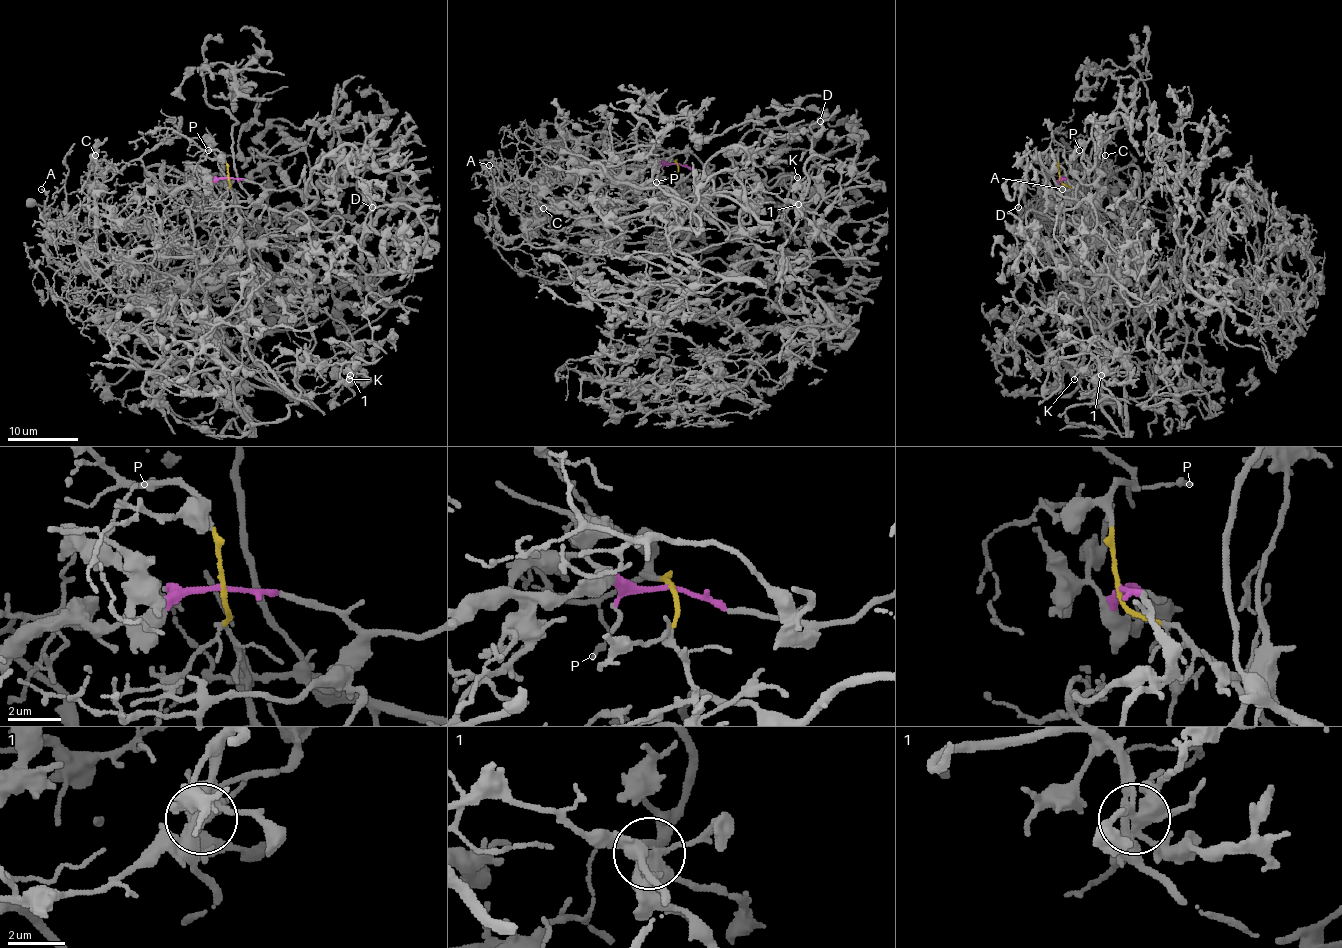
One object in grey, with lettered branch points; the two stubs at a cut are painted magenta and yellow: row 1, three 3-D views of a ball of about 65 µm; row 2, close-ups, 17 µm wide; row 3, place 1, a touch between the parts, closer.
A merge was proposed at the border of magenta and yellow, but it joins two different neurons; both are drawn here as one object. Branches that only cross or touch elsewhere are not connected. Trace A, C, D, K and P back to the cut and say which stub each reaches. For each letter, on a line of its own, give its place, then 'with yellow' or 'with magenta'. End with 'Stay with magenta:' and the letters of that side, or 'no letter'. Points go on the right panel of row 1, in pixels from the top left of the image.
A: place (1062, 189); with yellow
C: place (1105, 155); with yellow
D: place (1018, 207); with magenta
K: place (1074, 379); with magenta
P: place (1079, 150); with yellow
Stay with magenta: D, K

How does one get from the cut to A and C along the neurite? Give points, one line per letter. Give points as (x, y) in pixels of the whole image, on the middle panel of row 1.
A: (676, 163), (683, 196), (659, 191), (611, 219), (590, 173), (562, 159), (510, 194), (488, 164)
C: (676, 163), (683, 196), (659, 191), (611, 219), (590, 173), (559, 159), (518, 191), (543, 208)

